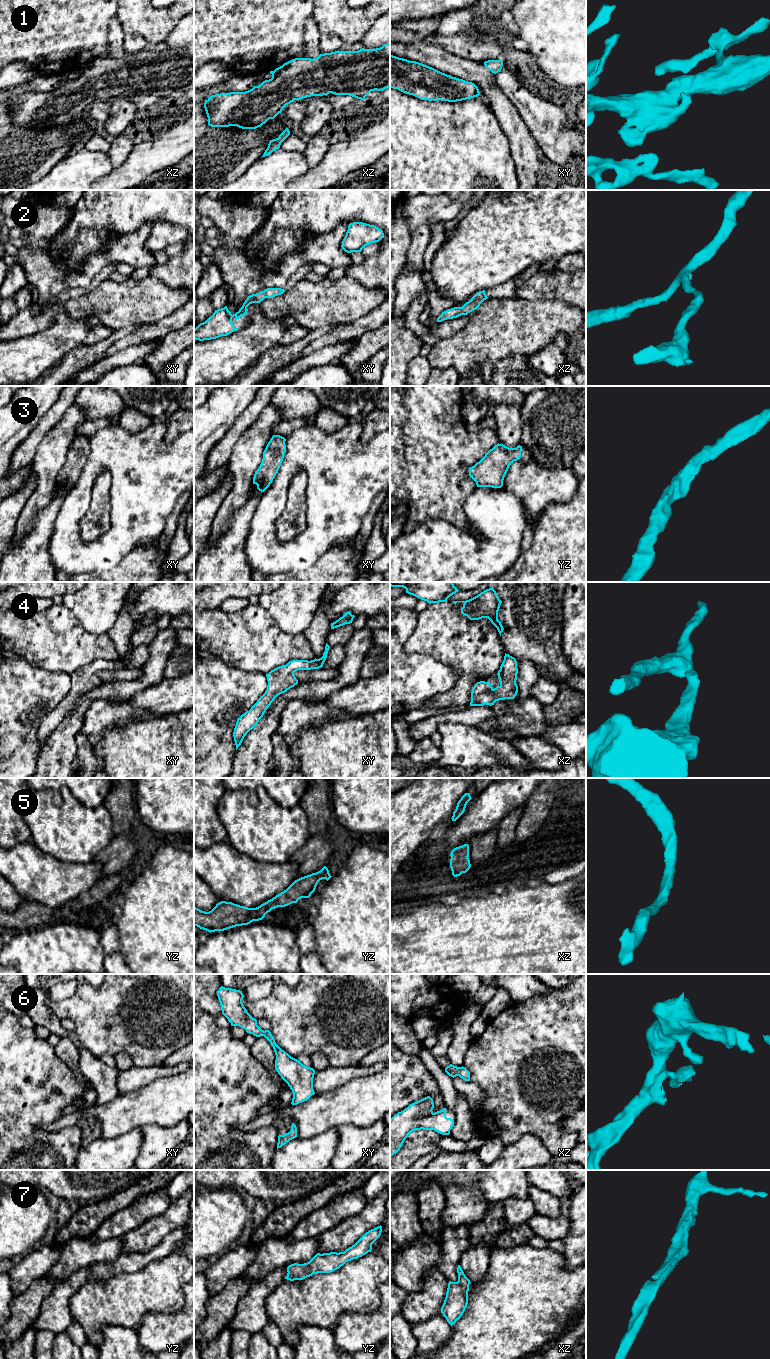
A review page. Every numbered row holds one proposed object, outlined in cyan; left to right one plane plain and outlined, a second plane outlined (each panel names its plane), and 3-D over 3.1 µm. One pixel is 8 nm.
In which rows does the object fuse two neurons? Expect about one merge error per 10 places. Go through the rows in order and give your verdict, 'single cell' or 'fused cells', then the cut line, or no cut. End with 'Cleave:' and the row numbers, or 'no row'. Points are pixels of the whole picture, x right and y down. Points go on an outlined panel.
1: single cell | no cut
2: single cell | no cut
3: single cell | no cut
4: single cell | no cut
5: single cell | no cut
6: single cell | no cut
7: single cell | no cut
Cleave: no row

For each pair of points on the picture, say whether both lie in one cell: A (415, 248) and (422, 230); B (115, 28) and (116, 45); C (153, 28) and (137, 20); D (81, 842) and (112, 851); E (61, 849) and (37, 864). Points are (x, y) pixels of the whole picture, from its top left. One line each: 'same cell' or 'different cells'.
A: same cell
B: same cell
C: same cell
D: different cells
E: different cells

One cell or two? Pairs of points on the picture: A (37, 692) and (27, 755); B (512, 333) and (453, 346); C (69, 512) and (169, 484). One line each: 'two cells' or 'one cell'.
A: two cells
B: one cell
C: one cell

